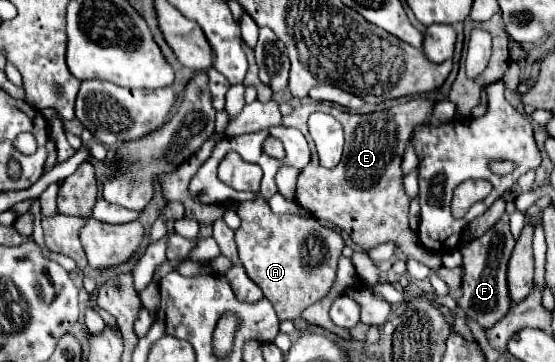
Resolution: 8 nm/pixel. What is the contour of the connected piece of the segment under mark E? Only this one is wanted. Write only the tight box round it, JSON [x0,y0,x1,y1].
[284,99,442,287]

